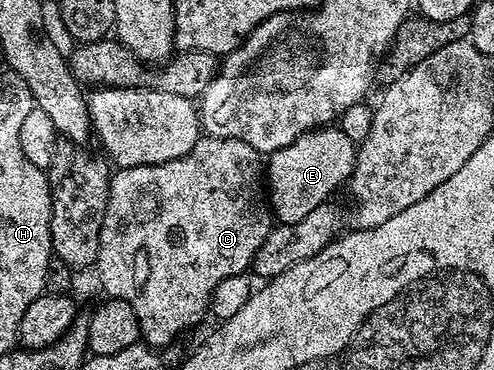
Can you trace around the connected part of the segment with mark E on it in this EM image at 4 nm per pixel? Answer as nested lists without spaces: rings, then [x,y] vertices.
[[[323,126],[305,132],[295,142],[274,151],[266,162],[266,186],[268,189],[268,202],[275,219],[281,224],[300,222],[316,208],[325,203],[330,194],[340,185],[342,187],[349,181],[352,170],[355,168],[355,141],[348,138],[341,128],[337,126]]]

